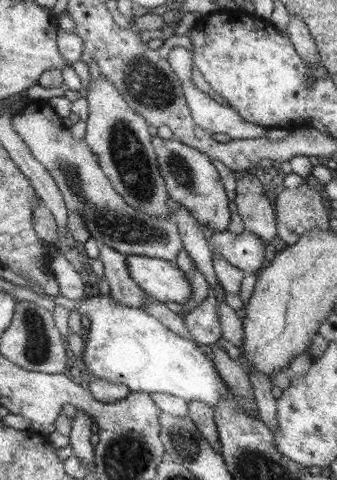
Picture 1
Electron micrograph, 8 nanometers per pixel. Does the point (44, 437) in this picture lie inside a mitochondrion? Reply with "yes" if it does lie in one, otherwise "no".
no

